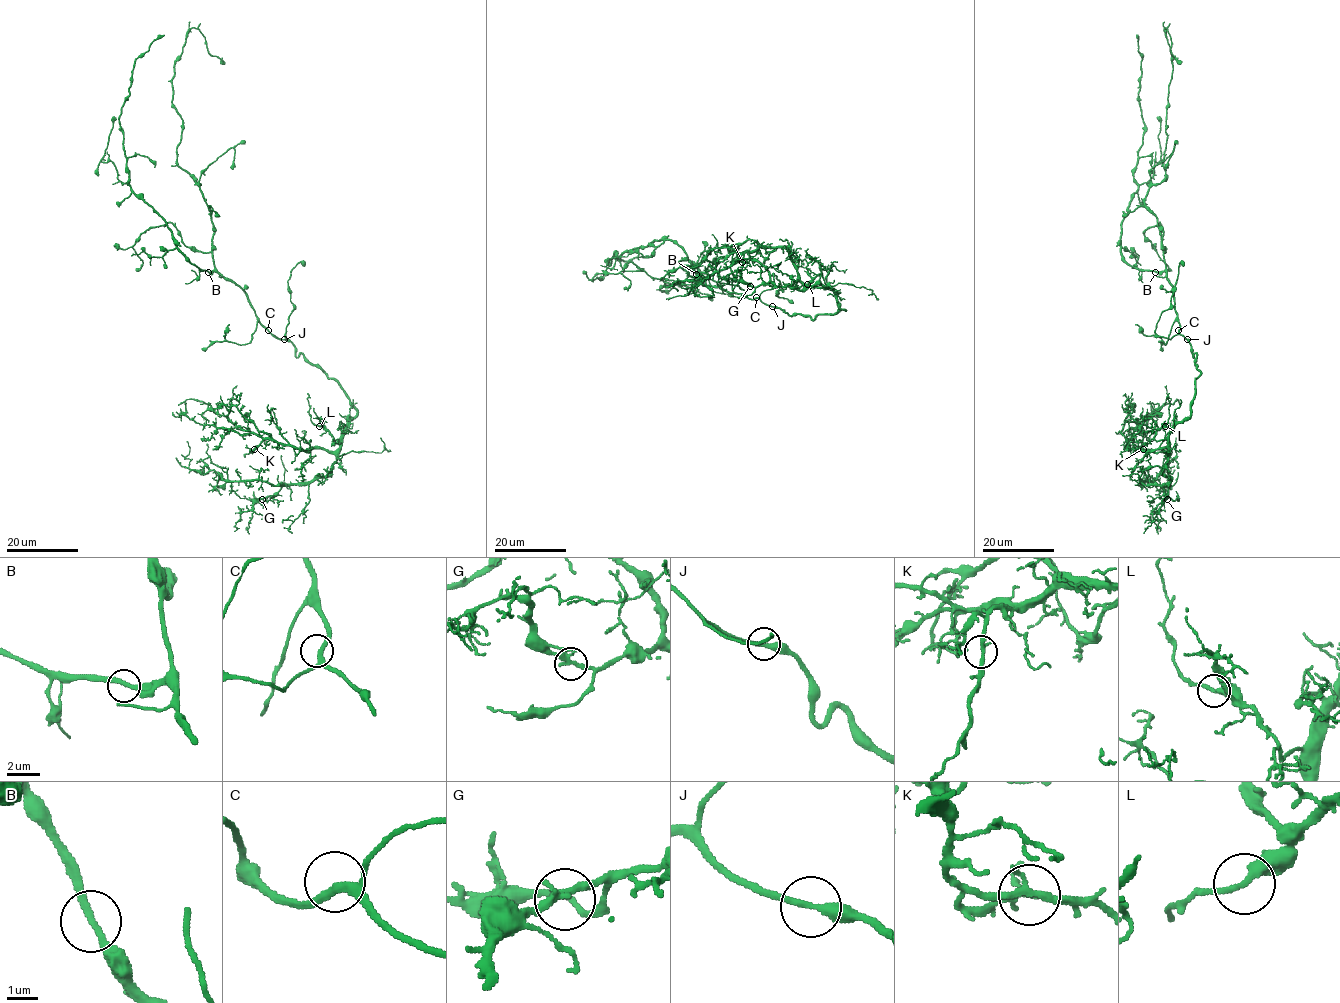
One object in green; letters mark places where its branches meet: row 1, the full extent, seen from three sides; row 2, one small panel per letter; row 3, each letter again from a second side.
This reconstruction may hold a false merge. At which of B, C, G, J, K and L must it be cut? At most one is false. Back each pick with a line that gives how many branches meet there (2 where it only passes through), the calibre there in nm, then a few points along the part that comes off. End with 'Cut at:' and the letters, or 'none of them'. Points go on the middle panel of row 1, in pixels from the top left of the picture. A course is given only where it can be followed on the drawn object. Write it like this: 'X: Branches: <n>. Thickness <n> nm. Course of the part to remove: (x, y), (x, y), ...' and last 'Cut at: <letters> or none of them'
Cut at: none of them

